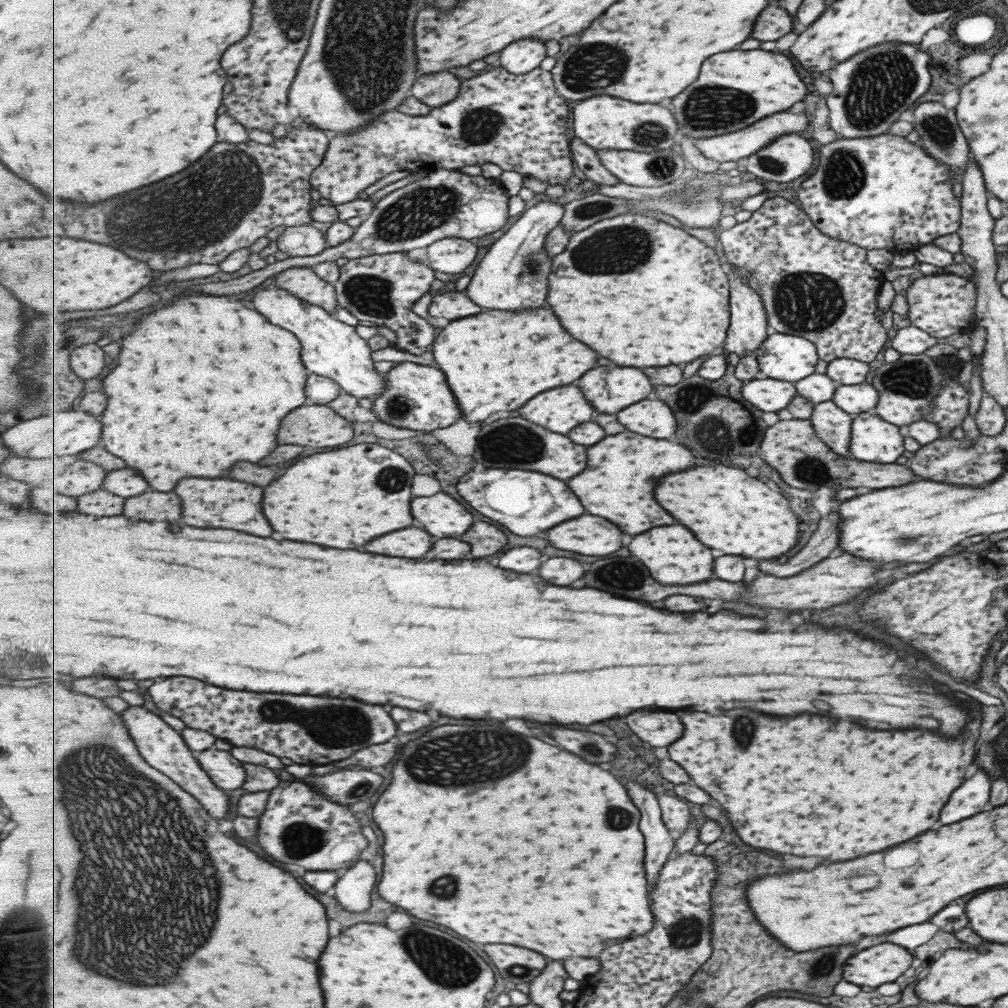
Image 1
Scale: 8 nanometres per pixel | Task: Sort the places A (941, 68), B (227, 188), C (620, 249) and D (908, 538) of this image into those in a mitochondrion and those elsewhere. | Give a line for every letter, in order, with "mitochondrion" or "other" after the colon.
A: mitochondrion
B: mitochondrion
C: mitochondrion
D: mitochondrion

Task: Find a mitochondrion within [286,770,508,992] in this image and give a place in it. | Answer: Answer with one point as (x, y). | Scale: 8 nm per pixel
(446, 963)

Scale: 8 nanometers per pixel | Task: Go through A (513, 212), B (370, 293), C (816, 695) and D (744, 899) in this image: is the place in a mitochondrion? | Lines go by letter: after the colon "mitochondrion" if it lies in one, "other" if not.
A: other
B: mitochondrion
C: other
D: other

